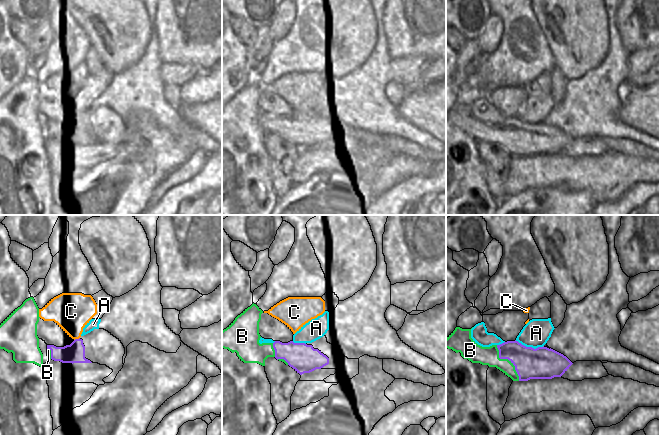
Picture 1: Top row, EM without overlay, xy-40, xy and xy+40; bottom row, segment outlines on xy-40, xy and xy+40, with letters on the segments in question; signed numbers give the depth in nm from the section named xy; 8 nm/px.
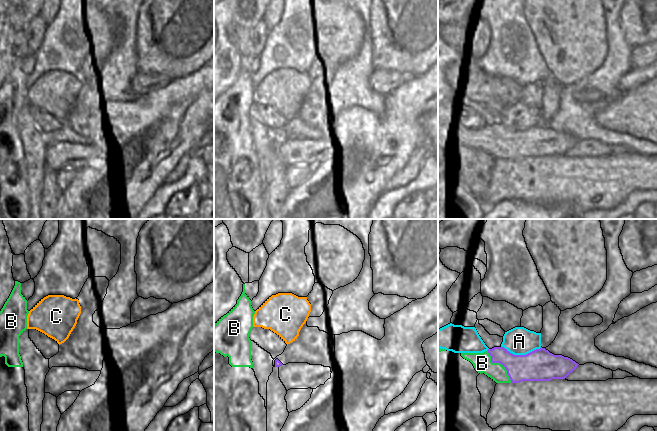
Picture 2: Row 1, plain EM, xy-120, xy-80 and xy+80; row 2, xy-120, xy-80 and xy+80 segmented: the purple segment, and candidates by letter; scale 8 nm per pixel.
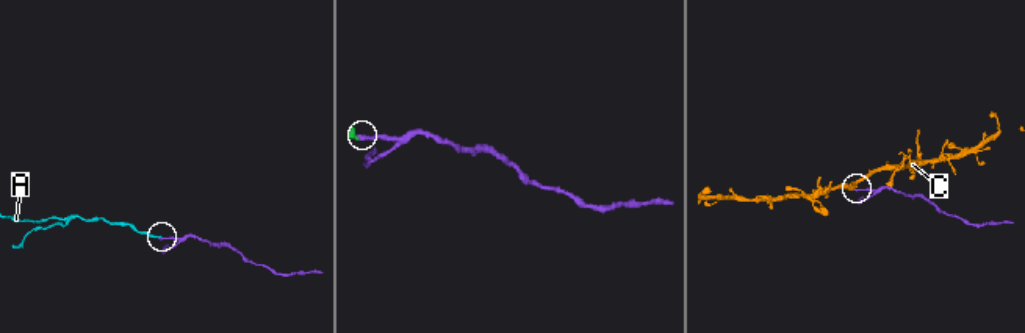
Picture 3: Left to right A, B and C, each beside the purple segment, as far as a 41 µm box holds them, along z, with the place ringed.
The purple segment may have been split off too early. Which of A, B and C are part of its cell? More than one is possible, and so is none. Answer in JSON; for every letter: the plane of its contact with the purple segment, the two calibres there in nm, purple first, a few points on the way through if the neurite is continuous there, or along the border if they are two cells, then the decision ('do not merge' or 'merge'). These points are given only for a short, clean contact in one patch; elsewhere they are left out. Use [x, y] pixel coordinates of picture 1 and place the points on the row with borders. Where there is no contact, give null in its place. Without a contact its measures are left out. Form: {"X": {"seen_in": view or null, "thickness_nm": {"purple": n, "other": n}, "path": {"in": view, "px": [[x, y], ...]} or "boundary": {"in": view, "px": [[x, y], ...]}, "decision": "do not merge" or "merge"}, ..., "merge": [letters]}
{"A": {"seen_in": "xy+40", "thickness_nm": {"purple": 260, "other": 220}, "decision": "merge"}, "B": {"seen_in": "xy+40", "thickness_nm": {"purple": 240, "other": 150}, "boundary": {"in": "xy+40", "px": [[496, 345], [499, 357], [506, 358], [514, 366], [519, 380]]}, "decision": "do not merge"}, "C": {"seen_in": "xy-40", "thickness_nm": {"purple": 160, "other": 300}, "boundary": {"in": "xy-40", "px": [[79, 337], [74, 340]]}, "decision": "do not merge"}, "merge": ["A"]}

